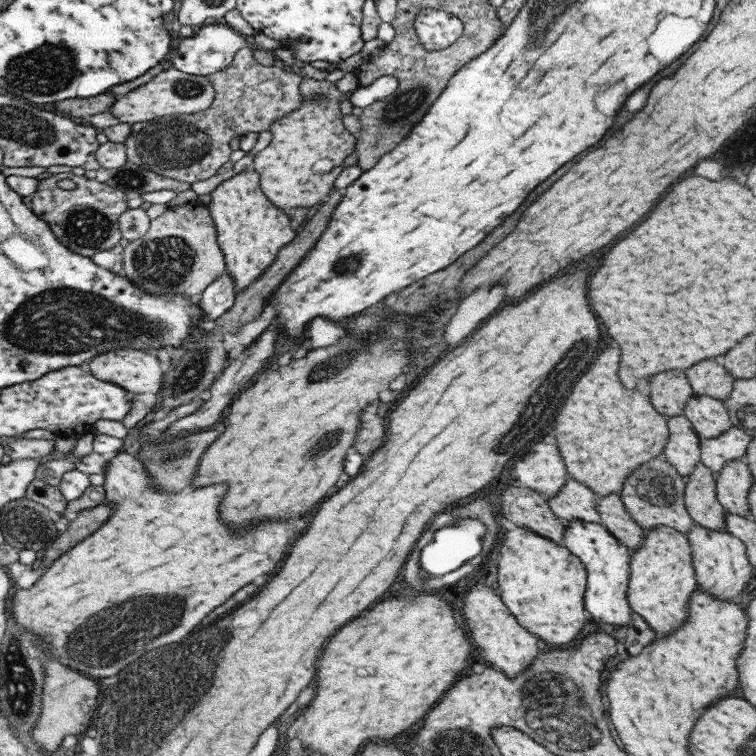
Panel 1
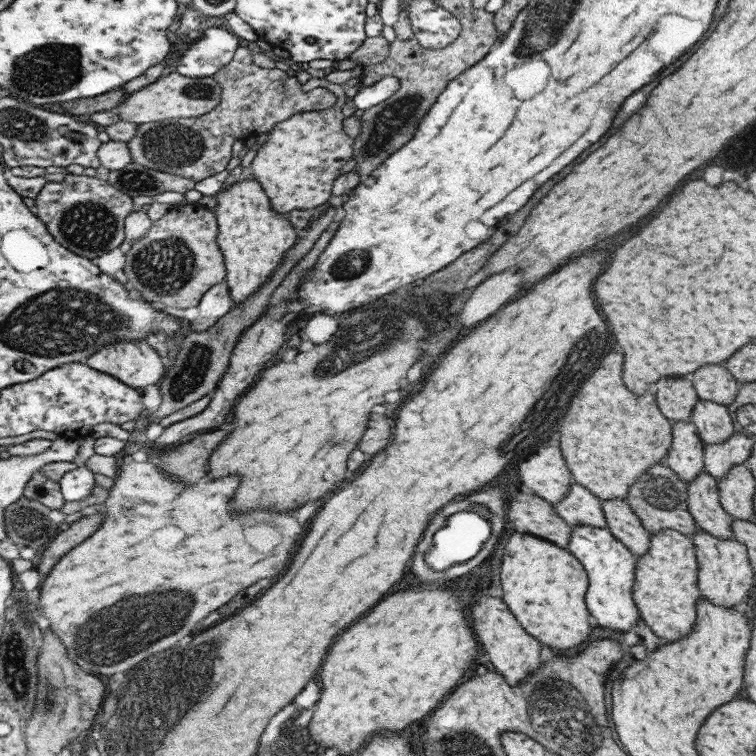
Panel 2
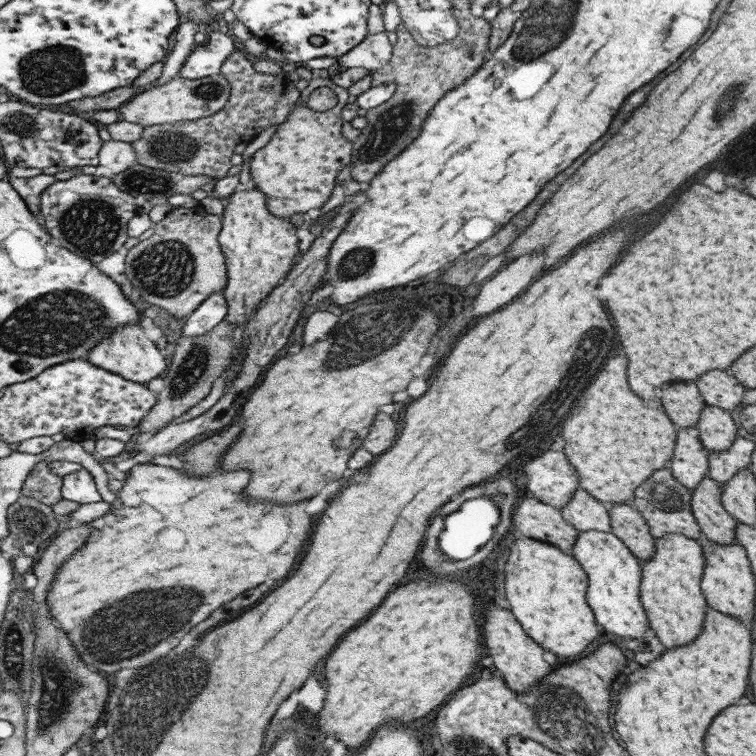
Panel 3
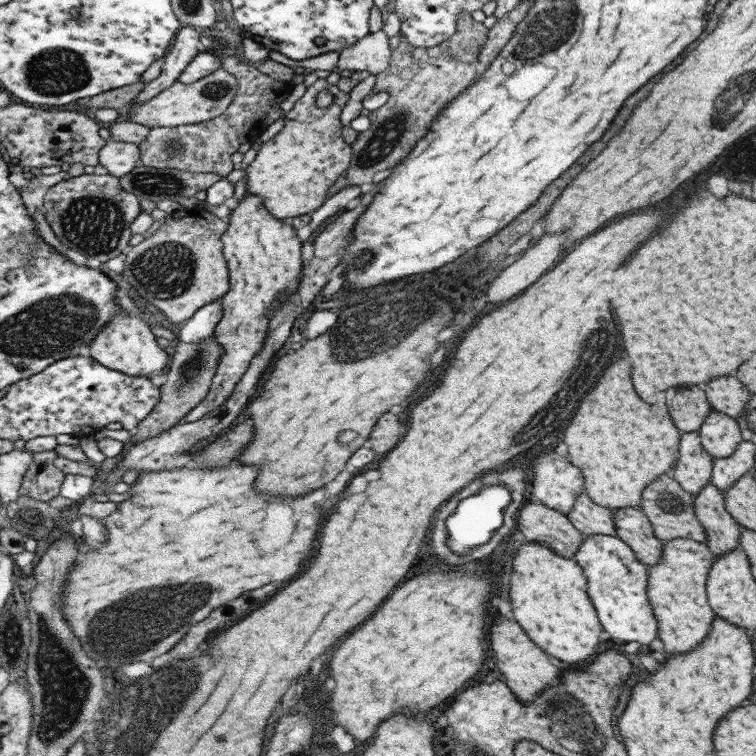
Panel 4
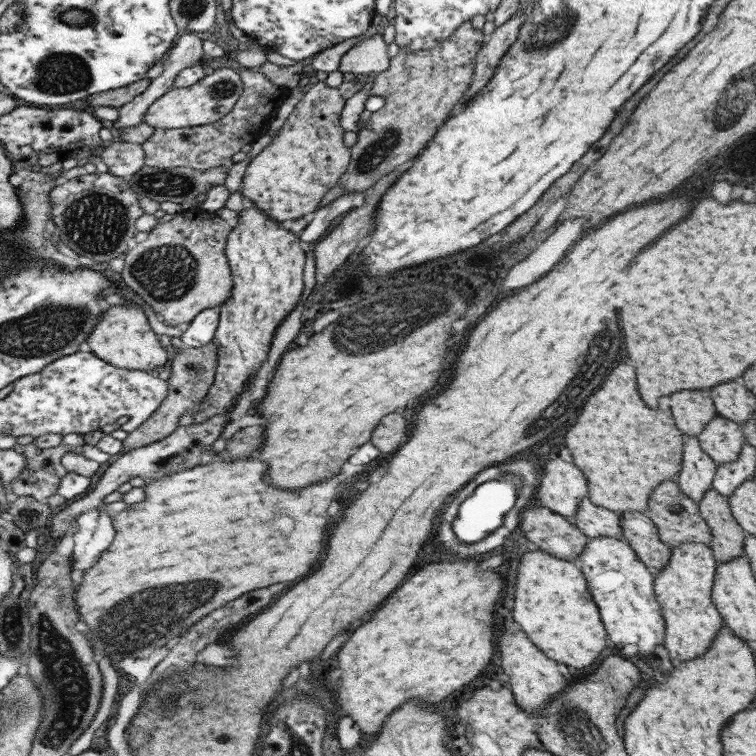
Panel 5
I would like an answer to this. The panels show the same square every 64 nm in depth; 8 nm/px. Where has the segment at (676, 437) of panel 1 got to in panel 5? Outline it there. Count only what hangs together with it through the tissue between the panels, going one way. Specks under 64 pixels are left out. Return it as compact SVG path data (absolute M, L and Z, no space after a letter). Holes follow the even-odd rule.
M684 436L681 446L681 464L675 474L684 496L697 503L711 489L712 478L715 474L716 463L701 450L695 436Z

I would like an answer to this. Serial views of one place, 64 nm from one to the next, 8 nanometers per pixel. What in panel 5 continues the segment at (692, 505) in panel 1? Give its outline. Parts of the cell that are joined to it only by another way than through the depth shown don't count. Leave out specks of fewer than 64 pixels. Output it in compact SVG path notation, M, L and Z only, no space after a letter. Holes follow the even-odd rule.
M709 489L696 504L699 516L703 517L711 531L708 547L716 562L729 562L743 555L743 538L747 533L729 512L727 498Z

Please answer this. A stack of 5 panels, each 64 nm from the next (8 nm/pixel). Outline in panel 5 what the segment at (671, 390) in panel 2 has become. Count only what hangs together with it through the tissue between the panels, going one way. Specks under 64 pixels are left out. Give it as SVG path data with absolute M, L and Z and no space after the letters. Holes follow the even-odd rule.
M685 390L671 396L671 414L675 418L675 426L684 436L696 437L717 412L707 392Z

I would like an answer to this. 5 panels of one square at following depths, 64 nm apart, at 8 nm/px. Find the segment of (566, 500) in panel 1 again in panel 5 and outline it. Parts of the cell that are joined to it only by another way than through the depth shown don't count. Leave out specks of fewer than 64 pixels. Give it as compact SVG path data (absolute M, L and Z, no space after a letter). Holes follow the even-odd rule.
M587 497L579 501L572 522L586 537L607 536L623 541L618 515L606 508L594 506Z

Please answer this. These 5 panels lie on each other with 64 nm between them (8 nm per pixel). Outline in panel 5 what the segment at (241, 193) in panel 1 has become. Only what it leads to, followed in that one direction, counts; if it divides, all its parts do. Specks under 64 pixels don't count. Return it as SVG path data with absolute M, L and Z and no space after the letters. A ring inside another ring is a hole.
M253 202L245 203L245 206L237 212L238 222L228 235L225 244L224 256L230 268L232 290L229 298L219 306L218 323L212 338L216 353L216 370L213 382L208 388L207 394L201 402L201 410L193 414L193 422L201 424L207 418L215 414L229 414L237 396L241 396L247 390L249 380L257 374L267 360L267 352L271 350L271 340L275 336L275 328L283 322L283 318L297 306L299 296L303 292L303 262L305 253L301 243L295 234L289 232L286 225L275 223L263 210L259 210Z

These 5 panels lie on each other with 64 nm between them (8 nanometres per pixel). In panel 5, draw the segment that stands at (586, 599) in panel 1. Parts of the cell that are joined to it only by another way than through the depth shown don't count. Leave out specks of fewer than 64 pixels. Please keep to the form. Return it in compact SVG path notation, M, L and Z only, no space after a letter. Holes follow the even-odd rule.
M591 538L577 556L575 563L579 566L587 583L599 618L603 623L606 636L618 649L625 644L635 644L638 655L650 658L653 650L663 645L665 621L661 615L661 605L653 593L653 572L646 567L633 552L625 540L615 538Z

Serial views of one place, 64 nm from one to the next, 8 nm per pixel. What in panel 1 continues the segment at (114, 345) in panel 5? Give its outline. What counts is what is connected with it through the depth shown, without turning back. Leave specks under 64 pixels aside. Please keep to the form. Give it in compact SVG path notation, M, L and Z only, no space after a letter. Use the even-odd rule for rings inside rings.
M121 348L93 356L84 367L101 381L111 381L131 392L156 394L161 386L165 368L156 356L143 349Z

